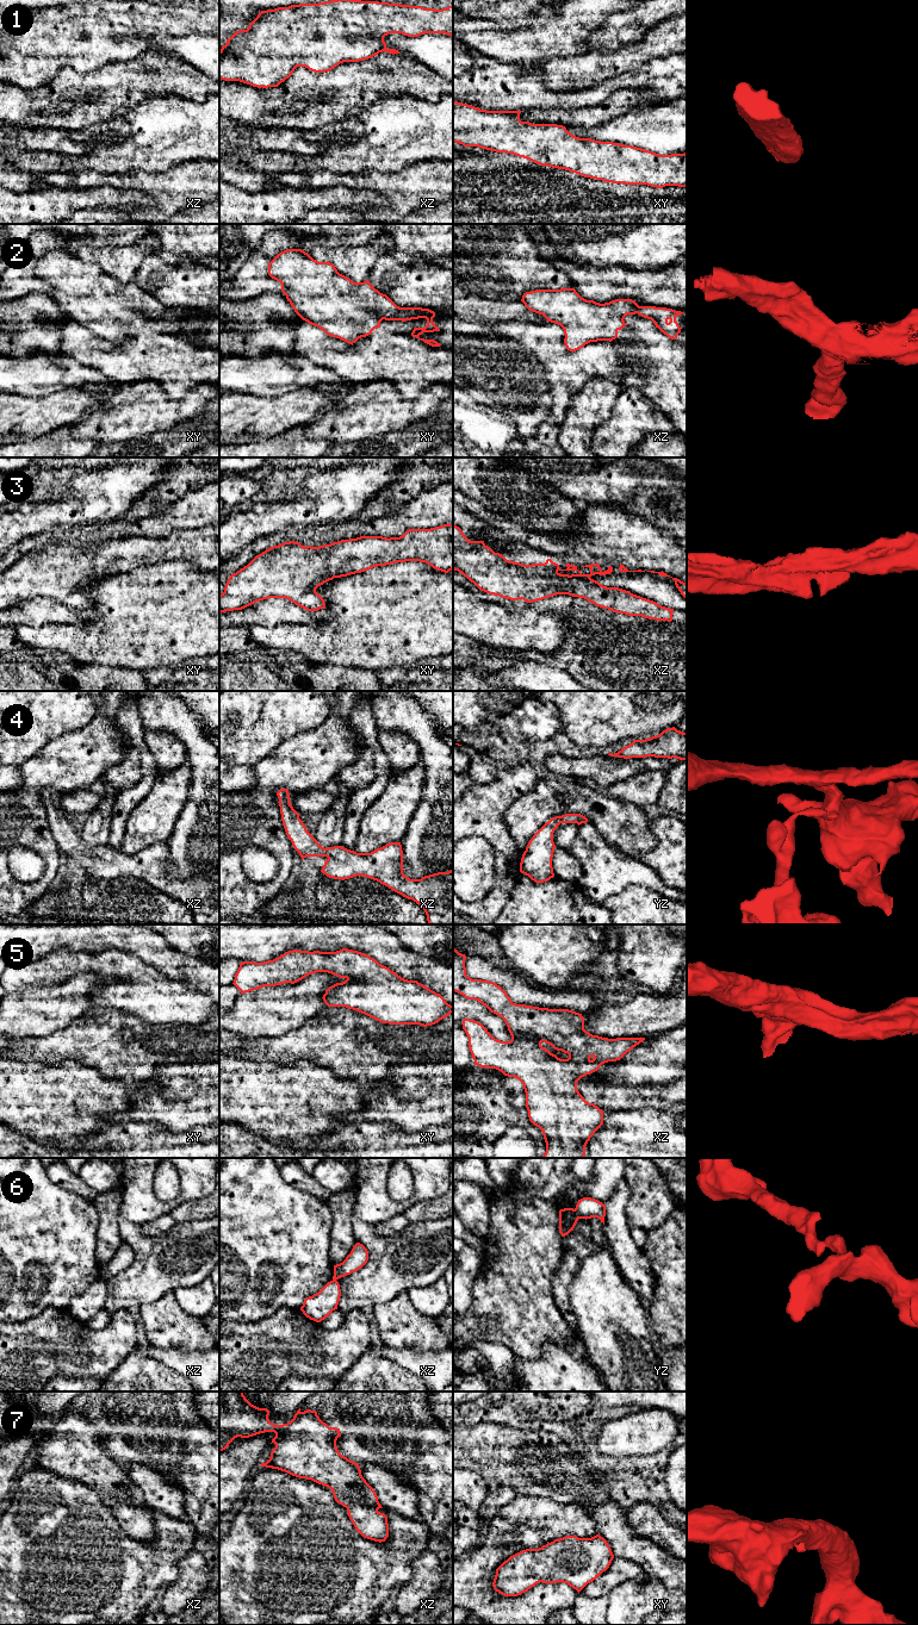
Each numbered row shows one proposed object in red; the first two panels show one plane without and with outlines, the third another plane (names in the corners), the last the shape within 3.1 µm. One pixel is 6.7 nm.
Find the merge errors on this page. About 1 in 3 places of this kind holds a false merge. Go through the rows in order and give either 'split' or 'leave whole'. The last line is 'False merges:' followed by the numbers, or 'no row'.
1: leave whole
2: leave whole
3: leave whole
4: leave whole
5: leave whole
6: split
7: leave whole
False merges: 6

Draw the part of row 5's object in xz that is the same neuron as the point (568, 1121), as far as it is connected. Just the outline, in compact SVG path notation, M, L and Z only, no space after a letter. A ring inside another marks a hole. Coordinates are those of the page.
M453 947L453 991L478 1001L501 1016L511 1035L510 1041L497 1040L478 1021L464 1019L463 1029L469 1038L474 1065L496 1069L523 1084L529 1121L542 1131L546 1143L546 1152L540 1158L584 1158L588 1141L603 1125L603 1110L584 1100L577 1090L577 1082L597 1071L602 1064L620 1060L645 1038L608 1039L593 1035L584 1029L584 1017L579 1013L513 1003L496 983L470 978L465 960L466 955ZM542 1041L567 1053L569 1058L558 1058L541 1046Z

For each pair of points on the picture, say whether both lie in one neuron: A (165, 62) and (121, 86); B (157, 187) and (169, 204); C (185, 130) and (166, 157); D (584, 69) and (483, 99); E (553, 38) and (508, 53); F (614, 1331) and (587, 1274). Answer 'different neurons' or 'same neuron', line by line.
A: same neuron
B: same neuron
C: same neuron
D: different neurons
E: same neuron
F: same neuron

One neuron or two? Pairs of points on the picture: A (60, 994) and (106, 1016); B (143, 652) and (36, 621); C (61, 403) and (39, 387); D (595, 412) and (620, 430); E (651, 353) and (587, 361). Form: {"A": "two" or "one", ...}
{"A": "two", "B": "two", "C": "two", "D": "two", "E": "two"}

